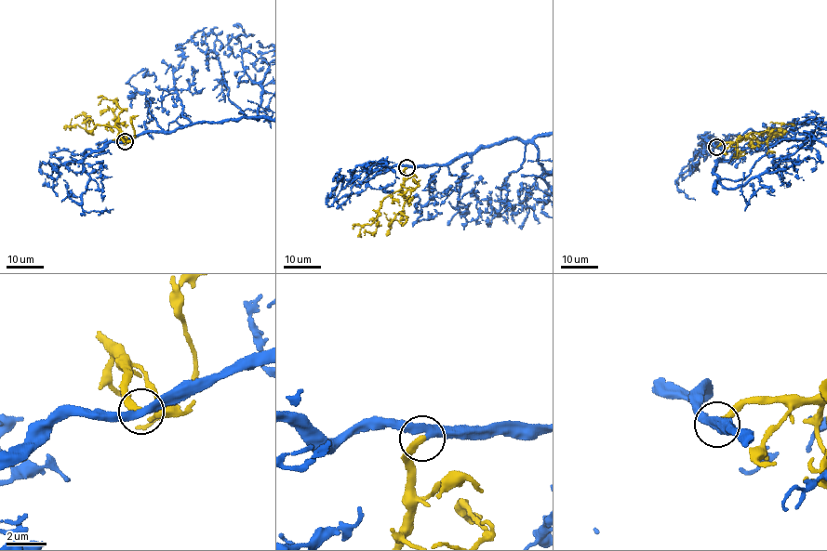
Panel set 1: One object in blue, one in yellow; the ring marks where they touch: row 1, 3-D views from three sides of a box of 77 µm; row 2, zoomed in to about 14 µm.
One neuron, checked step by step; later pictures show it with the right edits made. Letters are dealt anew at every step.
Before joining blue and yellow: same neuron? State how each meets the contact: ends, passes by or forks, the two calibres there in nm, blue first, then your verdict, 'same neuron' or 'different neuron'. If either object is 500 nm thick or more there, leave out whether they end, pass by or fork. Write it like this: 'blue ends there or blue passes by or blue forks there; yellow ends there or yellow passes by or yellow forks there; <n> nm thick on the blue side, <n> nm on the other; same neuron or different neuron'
blue passes by; yellow ends there; 360 nm thick on the blue side, 360 nm on the other; same neuron

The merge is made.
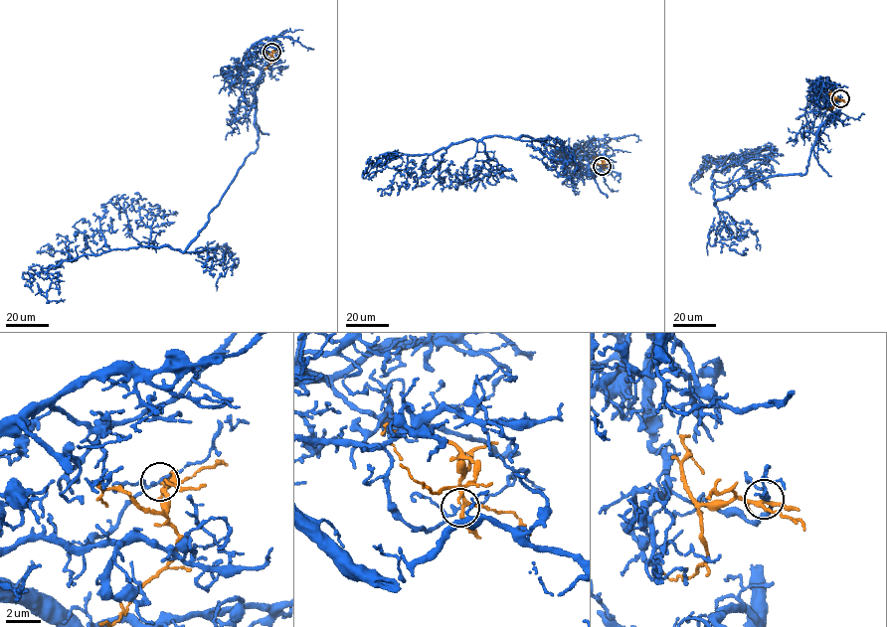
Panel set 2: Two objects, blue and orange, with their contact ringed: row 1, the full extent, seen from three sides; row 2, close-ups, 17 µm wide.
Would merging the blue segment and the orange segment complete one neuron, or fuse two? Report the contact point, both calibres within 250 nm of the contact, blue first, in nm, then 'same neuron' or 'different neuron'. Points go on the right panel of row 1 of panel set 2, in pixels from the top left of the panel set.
(840, 98) | 130/180 nm | different neuron

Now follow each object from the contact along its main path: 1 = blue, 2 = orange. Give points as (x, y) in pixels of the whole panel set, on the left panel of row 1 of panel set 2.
1: (271, 52), (250, 64), (260, 71), (258, 147), (189, 246), (115, 249), (53, 265), (47, 299), (65, 300)
2: (271, 52), (273, 59), (265, 69)

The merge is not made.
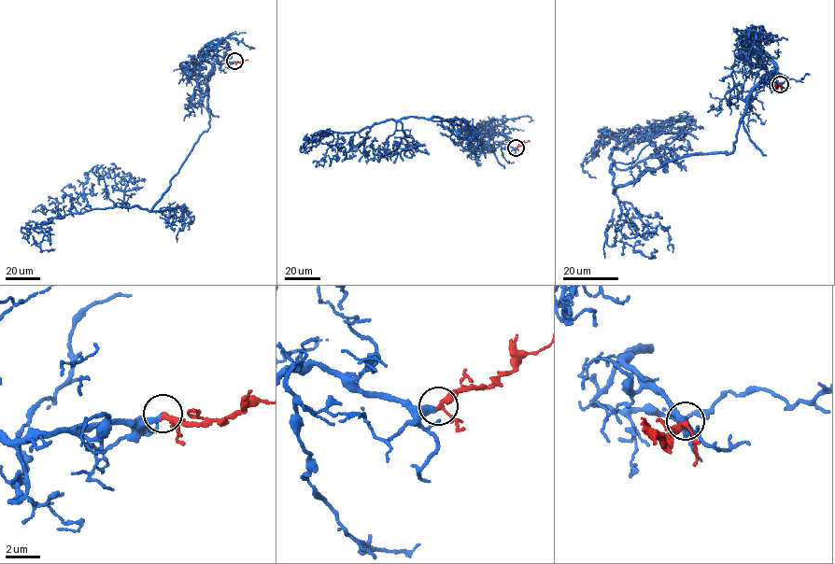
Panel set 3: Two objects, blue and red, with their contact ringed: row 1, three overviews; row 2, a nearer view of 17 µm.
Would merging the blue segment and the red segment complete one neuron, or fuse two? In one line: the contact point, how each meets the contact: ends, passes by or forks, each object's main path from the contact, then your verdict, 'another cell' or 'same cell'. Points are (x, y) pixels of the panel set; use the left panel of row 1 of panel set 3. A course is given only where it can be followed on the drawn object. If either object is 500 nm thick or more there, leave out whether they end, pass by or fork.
(234, 61) | blue ends | red passes by | blue via (233, 61), (217, 63), (209, 74), (209, 126), (154, 206), (95, 208), (45, 221), (40, 248), (55, 249) | red via (233, 61), (248, 61) | same cell

